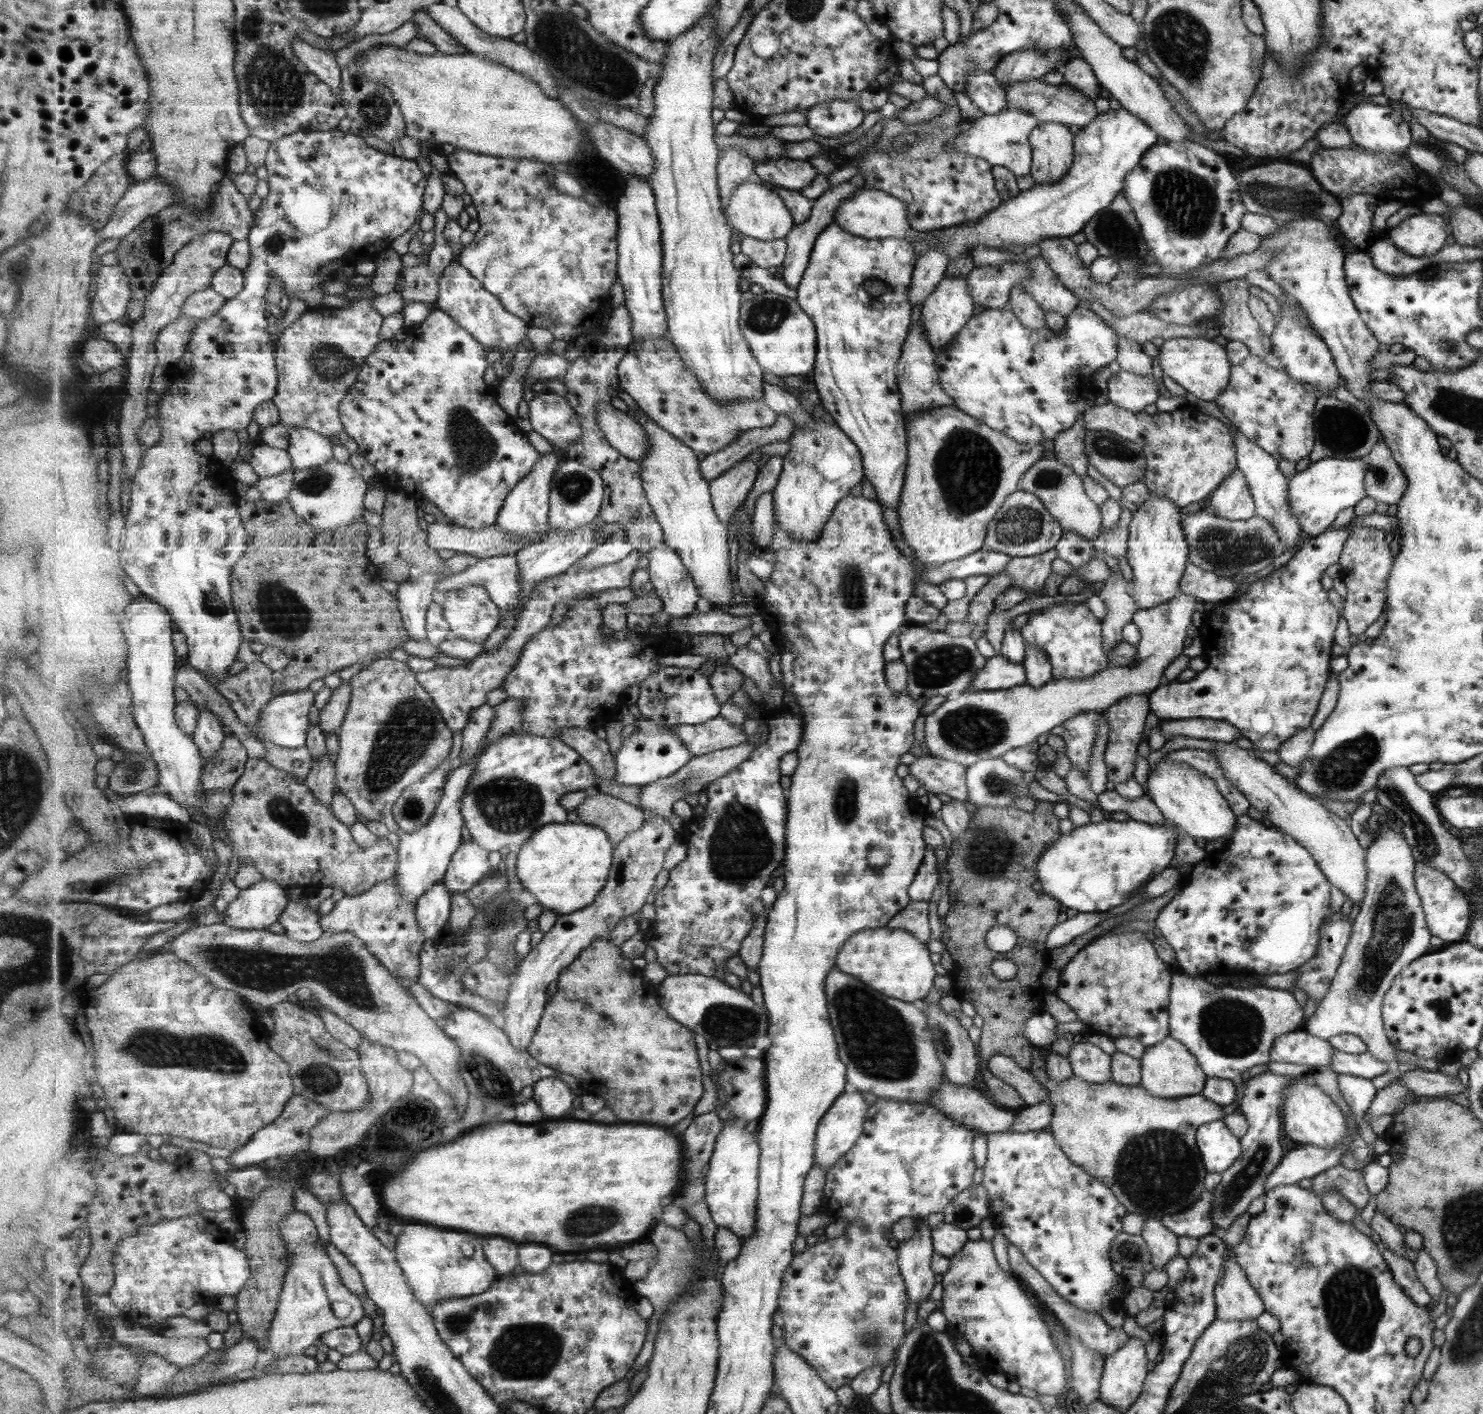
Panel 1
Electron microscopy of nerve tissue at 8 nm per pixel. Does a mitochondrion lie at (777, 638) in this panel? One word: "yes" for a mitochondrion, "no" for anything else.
no

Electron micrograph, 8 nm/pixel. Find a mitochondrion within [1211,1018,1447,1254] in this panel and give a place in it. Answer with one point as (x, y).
(1242, 1181)

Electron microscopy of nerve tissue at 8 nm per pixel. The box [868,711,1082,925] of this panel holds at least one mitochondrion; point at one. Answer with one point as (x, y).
(988, 850)

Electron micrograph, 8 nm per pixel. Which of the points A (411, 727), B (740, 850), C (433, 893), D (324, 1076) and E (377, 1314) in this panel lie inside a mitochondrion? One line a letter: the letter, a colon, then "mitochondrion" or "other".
A: mitochondrion
B: mitochondrion
C: other
D: mitochondrion
E: other

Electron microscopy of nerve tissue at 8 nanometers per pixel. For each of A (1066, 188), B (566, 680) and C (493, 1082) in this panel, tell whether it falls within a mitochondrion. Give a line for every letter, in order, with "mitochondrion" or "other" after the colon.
A: other
B: other
C: mitochondrion

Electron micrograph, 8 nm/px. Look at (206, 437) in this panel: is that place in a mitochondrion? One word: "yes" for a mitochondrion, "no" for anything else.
no

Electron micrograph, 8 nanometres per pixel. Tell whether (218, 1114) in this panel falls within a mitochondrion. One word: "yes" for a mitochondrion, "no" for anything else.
no

